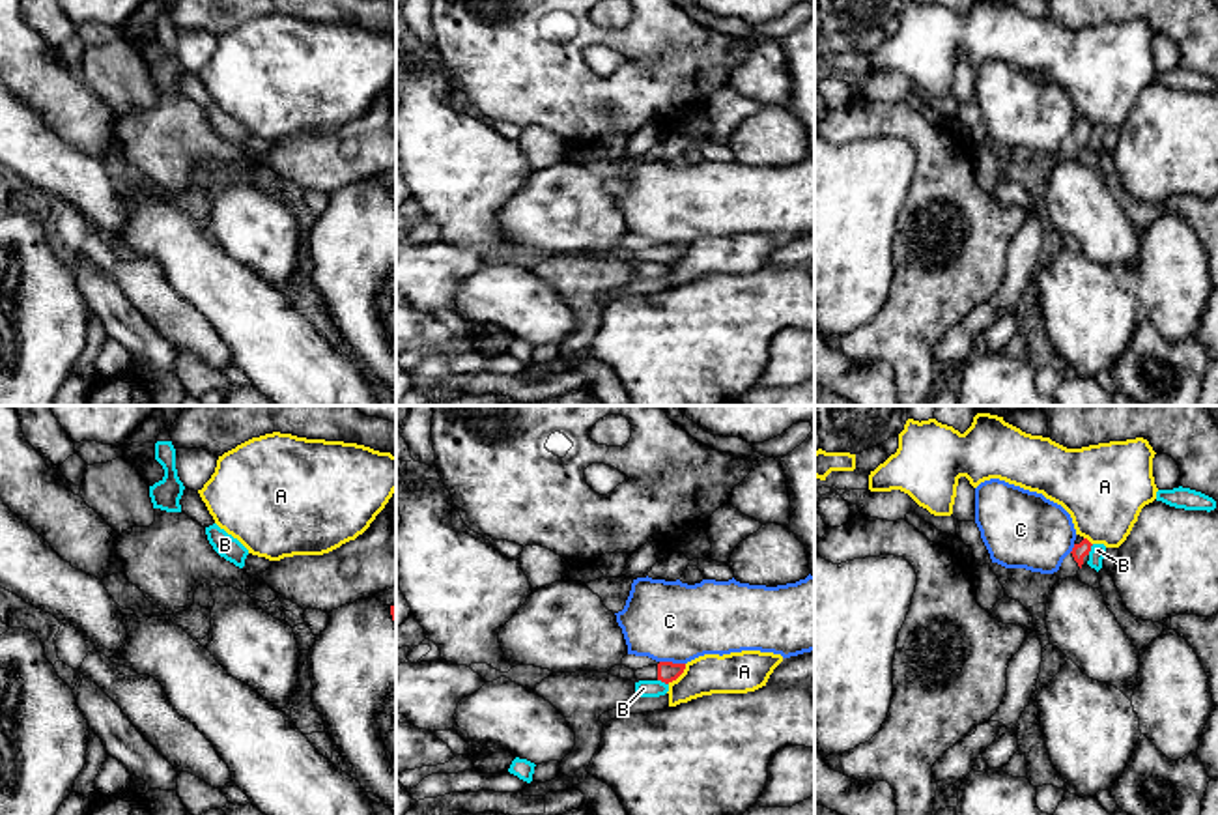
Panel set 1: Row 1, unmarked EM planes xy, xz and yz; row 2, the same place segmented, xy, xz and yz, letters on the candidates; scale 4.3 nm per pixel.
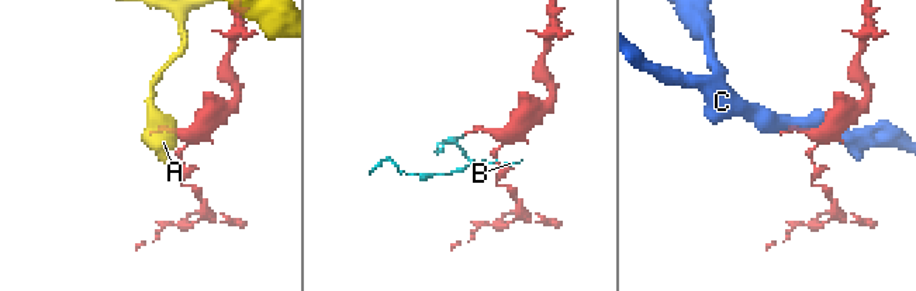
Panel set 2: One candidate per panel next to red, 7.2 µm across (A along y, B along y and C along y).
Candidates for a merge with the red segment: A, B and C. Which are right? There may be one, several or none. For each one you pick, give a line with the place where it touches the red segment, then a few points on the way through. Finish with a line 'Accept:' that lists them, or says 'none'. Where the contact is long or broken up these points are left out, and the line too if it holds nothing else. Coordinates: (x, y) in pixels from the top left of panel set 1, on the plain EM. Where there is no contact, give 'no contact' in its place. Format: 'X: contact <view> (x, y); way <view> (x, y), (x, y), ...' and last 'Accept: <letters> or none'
Accept: none

